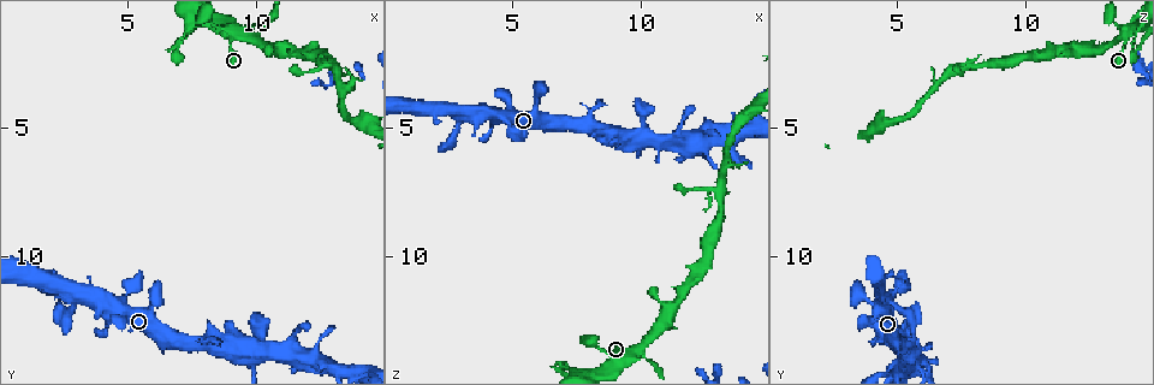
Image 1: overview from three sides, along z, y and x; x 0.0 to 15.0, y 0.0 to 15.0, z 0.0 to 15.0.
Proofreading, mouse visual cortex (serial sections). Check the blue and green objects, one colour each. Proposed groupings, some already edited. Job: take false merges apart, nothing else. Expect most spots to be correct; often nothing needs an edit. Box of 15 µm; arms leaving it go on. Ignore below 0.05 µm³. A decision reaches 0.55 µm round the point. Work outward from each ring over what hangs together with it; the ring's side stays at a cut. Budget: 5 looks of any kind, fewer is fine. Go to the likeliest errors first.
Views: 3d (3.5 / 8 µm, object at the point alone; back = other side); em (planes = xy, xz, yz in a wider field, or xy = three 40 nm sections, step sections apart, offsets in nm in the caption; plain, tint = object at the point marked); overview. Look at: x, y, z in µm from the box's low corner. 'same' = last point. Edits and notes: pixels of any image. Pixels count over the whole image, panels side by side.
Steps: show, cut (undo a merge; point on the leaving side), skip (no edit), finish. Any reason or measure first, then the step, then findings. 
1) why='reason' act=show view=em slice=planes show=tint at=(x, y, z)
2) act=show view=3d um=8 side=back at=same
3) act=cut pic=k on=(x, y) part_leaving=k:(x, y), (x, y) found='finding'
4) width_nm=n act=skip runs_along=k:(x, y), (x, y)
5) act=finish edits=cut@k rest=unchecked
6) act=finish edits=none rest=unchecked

why='sharp bend' act=show view=3d um=3.5 at=(13.1, 2.8, 7.4)

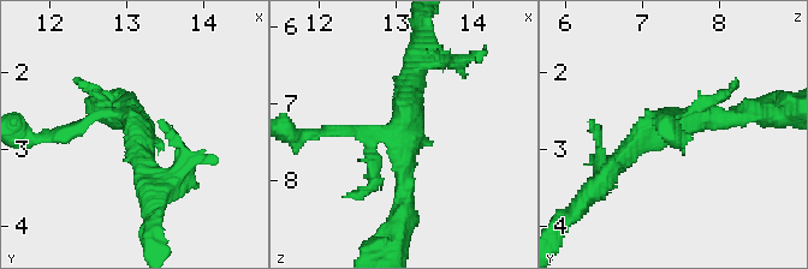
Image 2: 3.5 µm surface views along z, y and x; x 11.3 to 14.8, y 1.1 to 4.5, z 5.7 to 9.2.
why='shape alone is not enough' act=show view=em slice=xy step=2 show=tint at=(13.20, 2.70, 7.45)

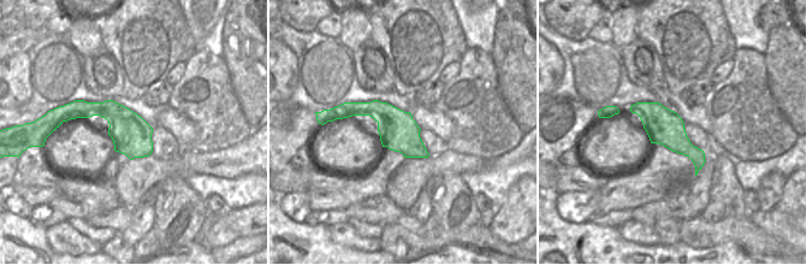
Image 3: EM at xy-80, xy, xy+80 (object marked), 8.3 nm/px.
act=skip found='continuous, no second cell'

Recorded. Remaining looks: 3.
why='narrows sharply' act=show view=3d um=3.5 at=(7.2, 1.6, 14.3)

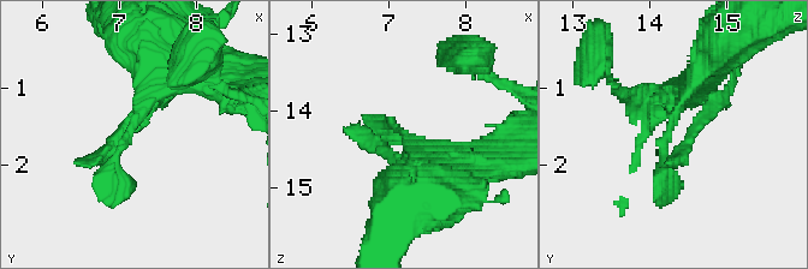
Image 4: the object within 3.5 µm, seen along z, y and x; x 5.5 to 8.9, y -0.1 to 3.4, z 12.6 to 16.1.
why='now the EM' act=show view=em slice=xy step=5 show=tint at=(7.15, 1.60, 14.20)

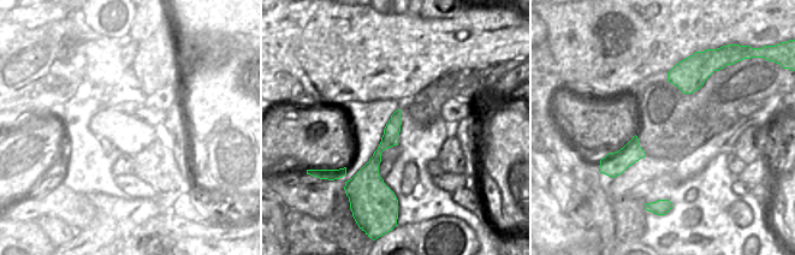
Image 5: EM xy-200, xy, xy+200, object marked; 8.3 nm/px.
width_nm=130 act=skip runs_along=4:(173, 76), (106, 168), (132, 190) found='continuous, no second cell'

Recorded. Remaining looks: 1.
act=finish edits=none rest=unchecked

